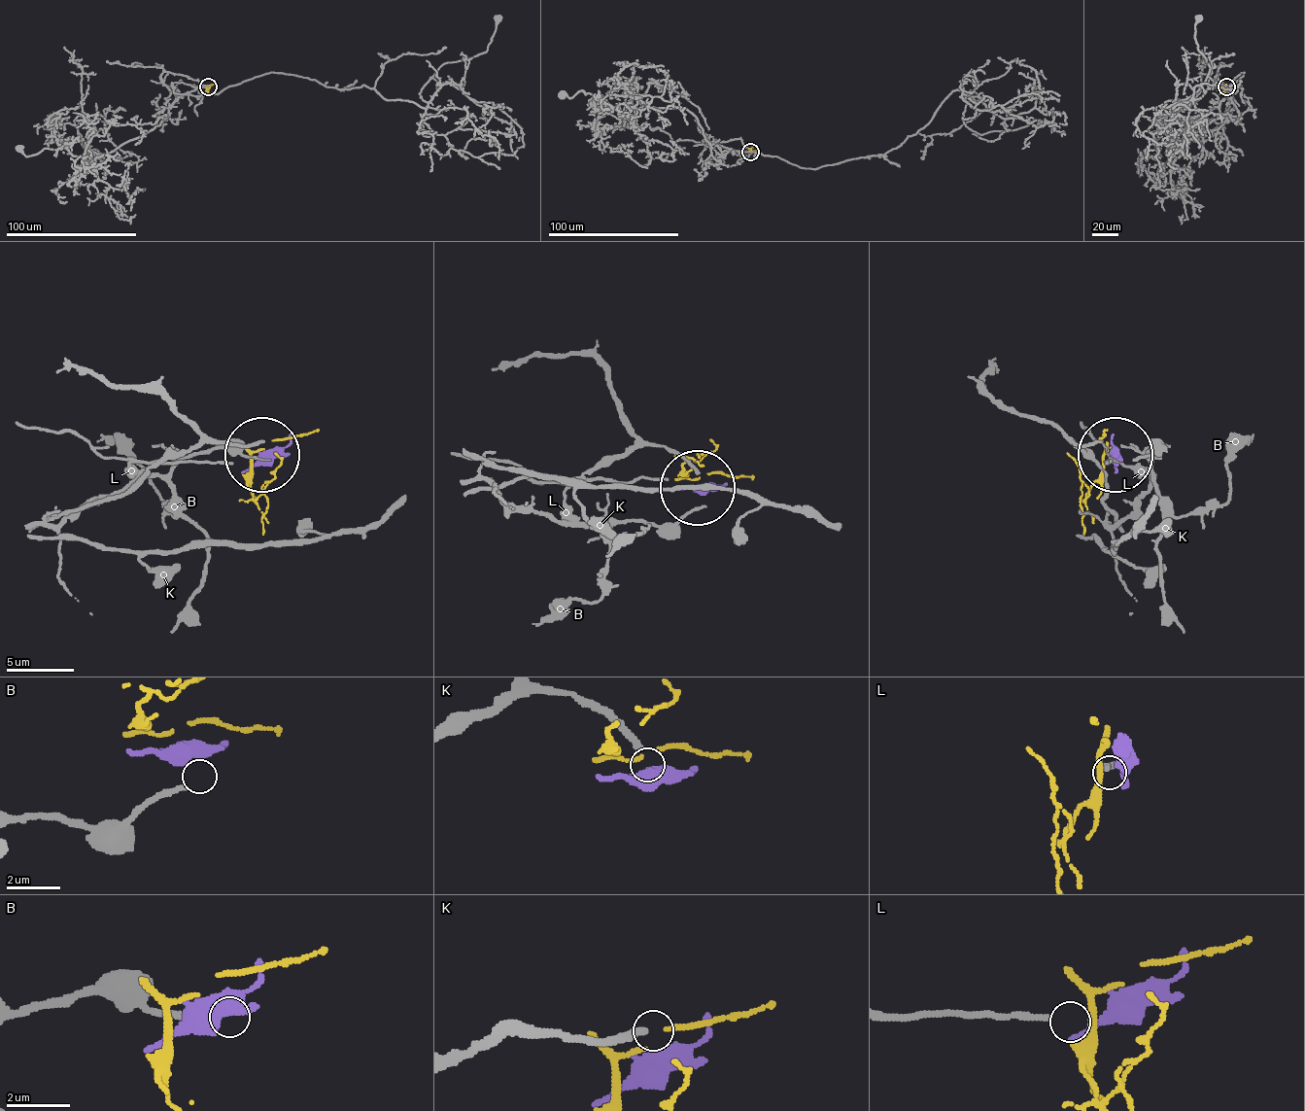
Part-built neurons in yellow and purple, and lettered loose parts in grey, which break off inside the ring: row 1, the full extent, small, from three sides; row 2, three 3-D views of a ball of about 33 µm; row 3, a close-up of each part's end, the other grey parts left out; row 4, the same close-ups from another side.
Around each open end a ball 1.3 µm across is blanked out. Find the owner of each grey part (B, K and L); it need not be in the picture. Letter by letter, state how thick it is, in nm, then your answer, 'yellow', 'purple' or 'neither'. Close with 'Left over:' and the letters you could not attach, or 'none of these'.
B: calibre 200 nm; neither
K: calibre 240 nm; neither
L: calibre 170 nm; neither
Left over: B, K, L

